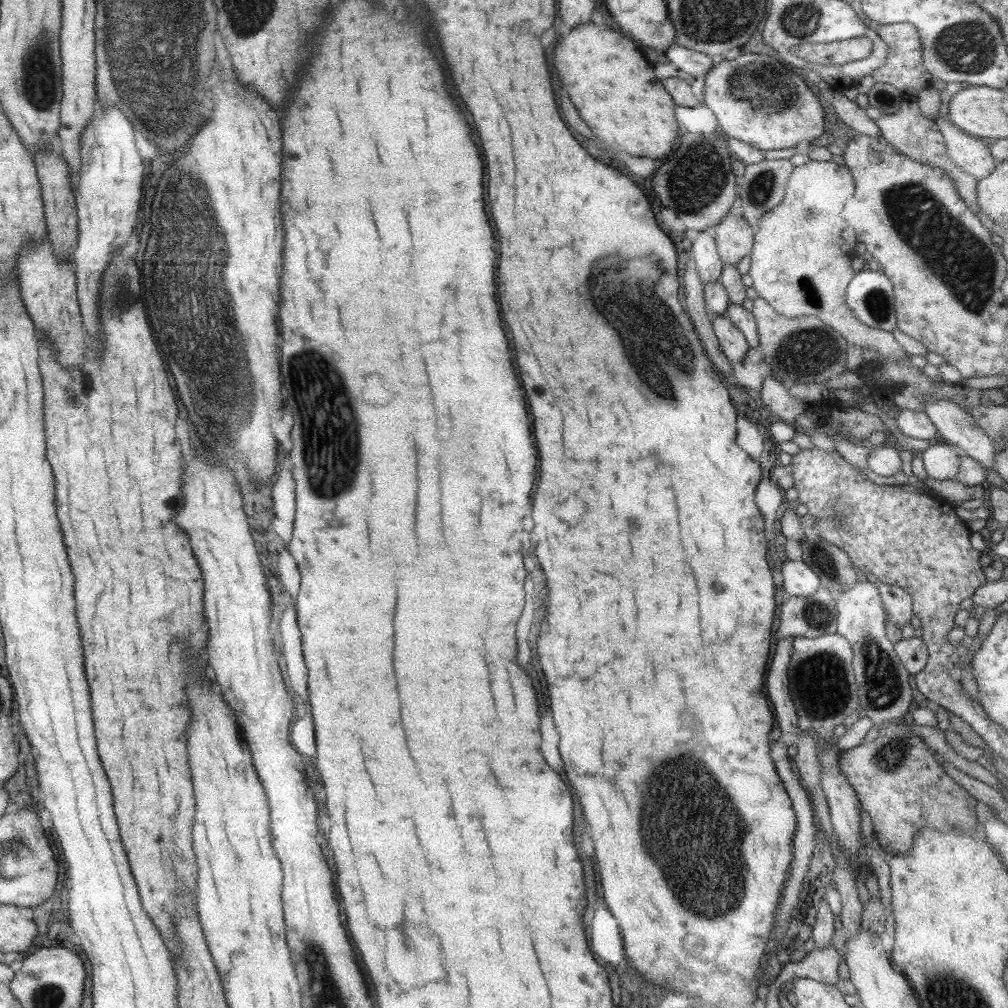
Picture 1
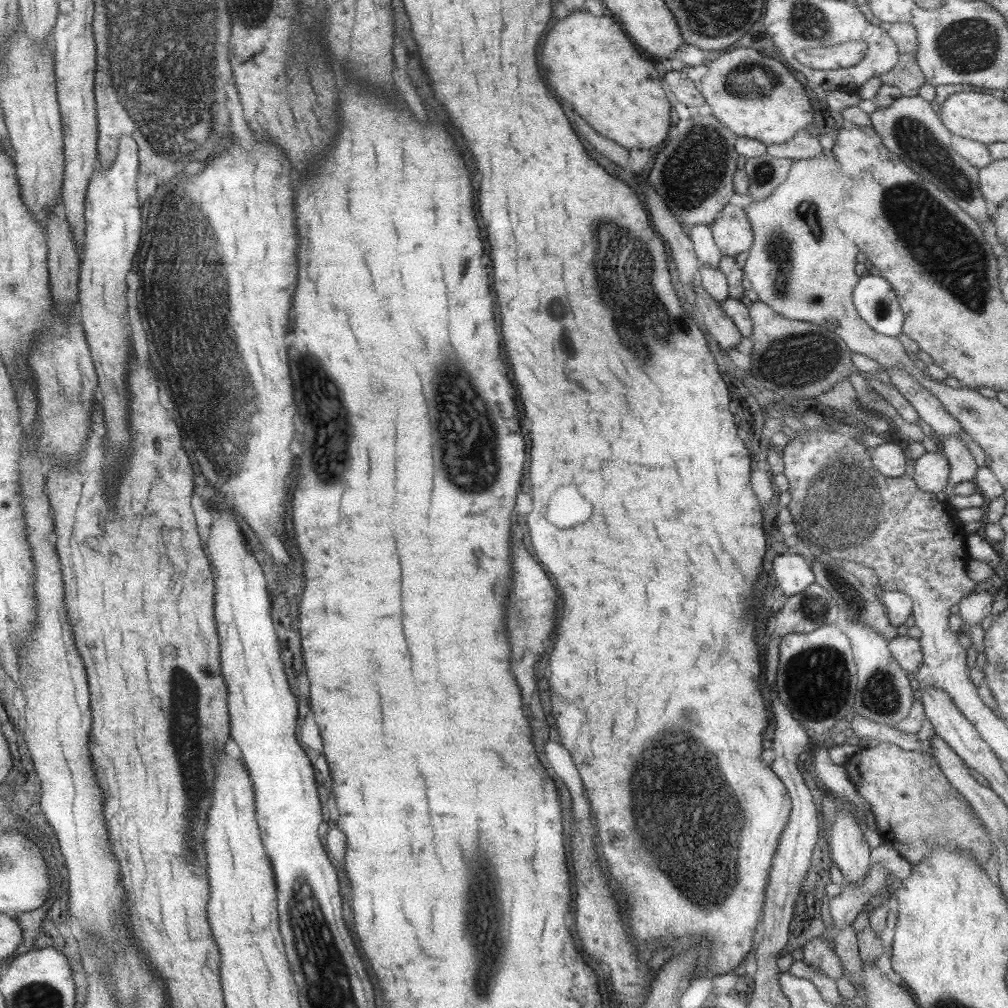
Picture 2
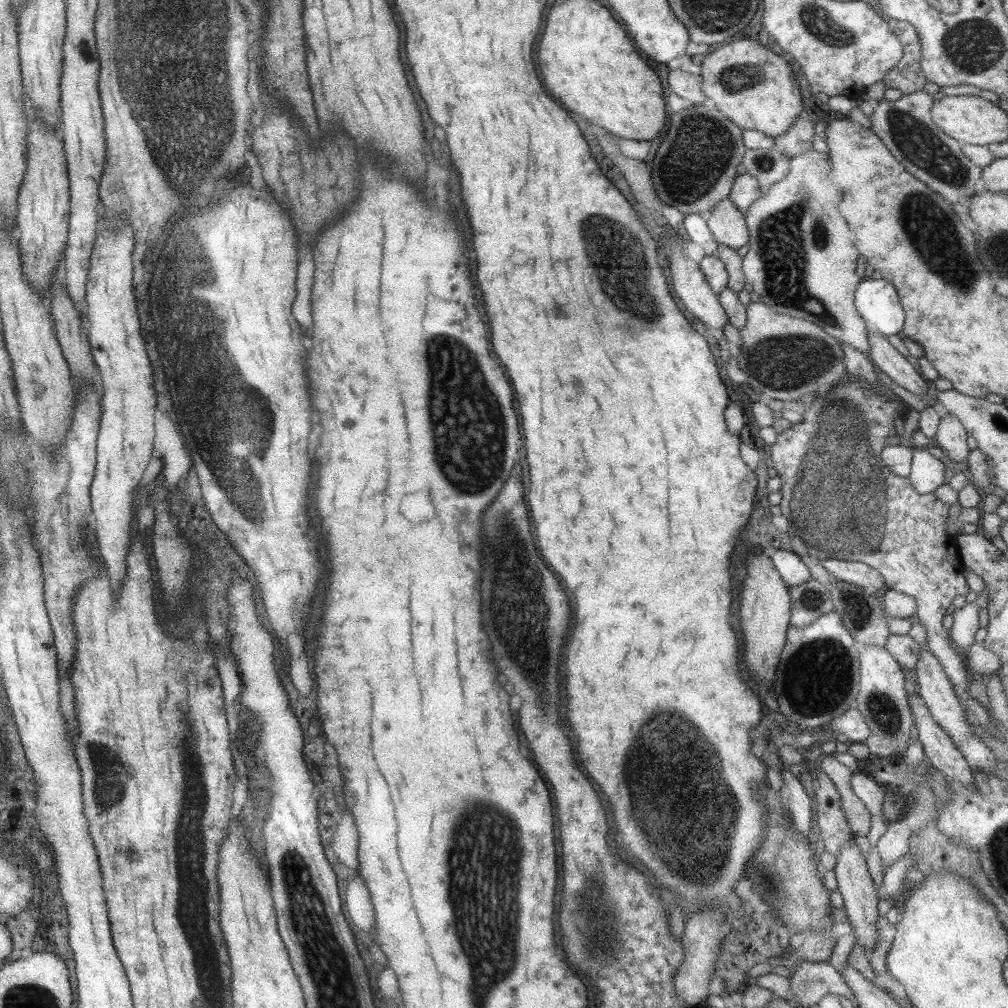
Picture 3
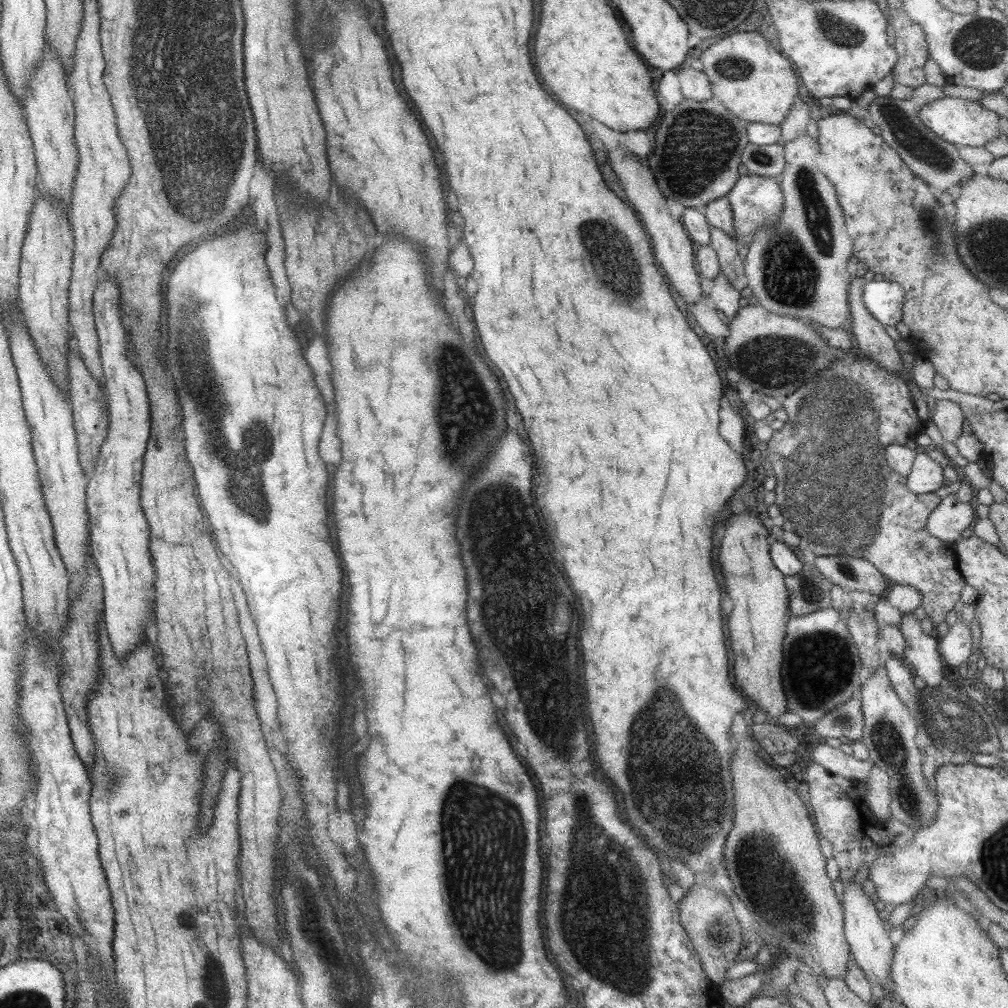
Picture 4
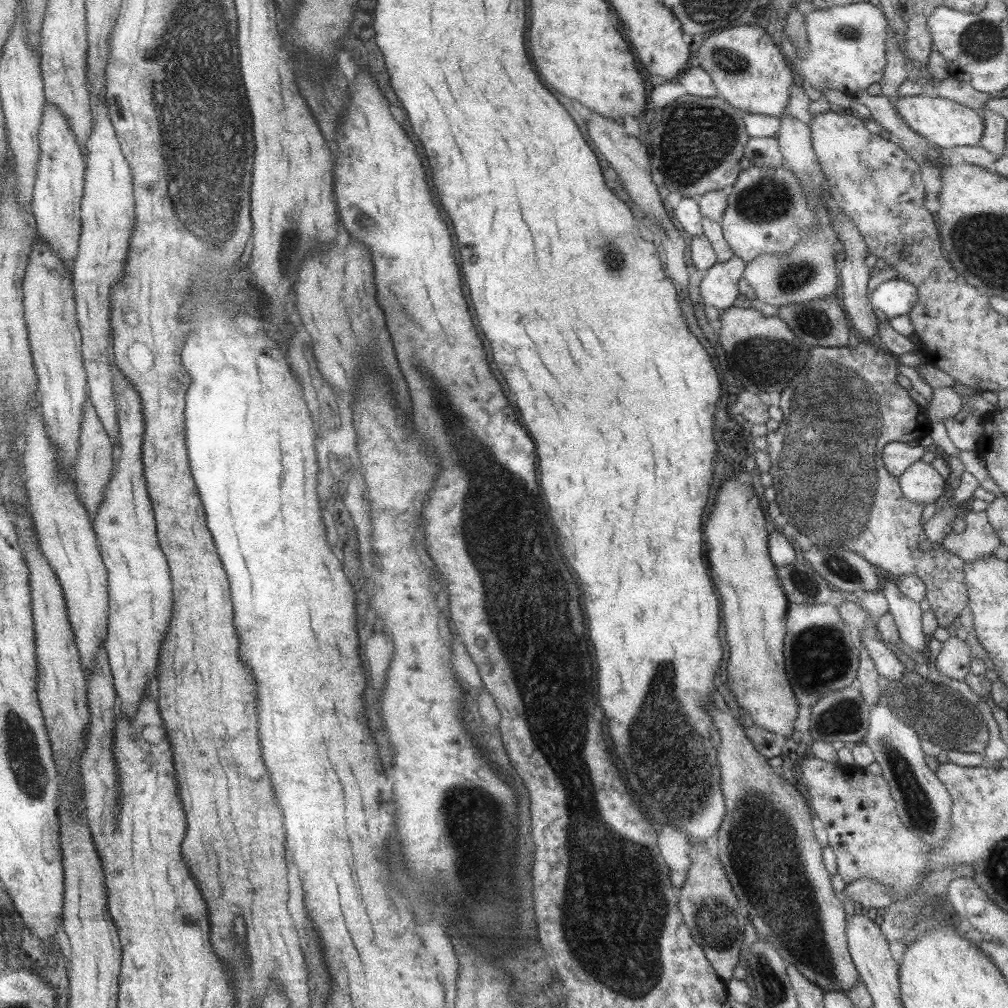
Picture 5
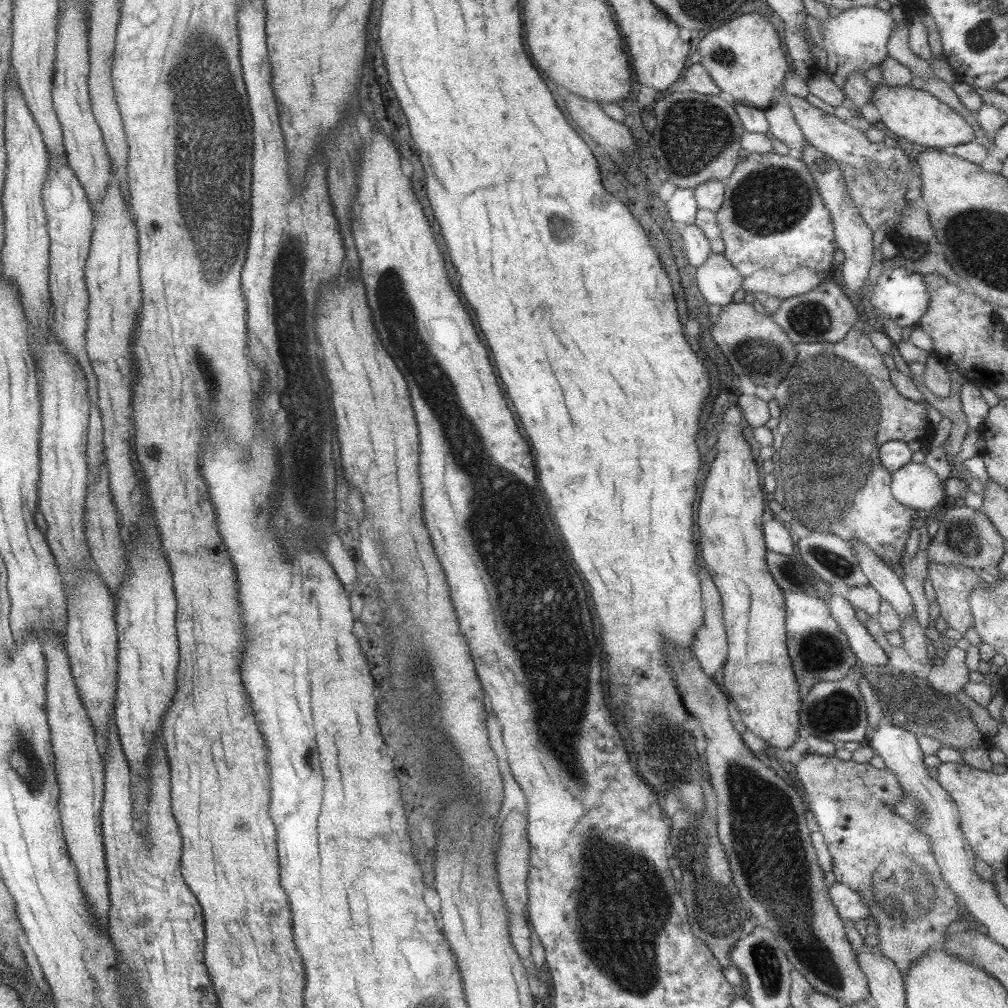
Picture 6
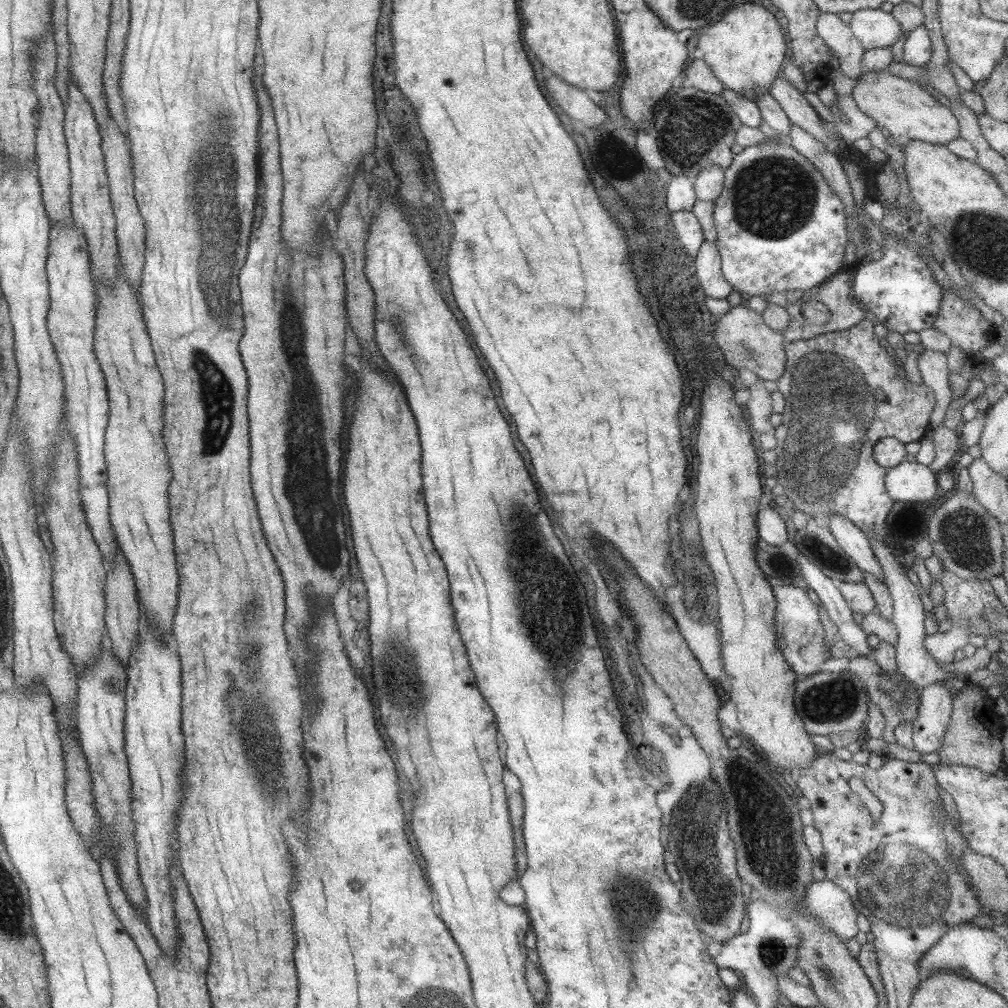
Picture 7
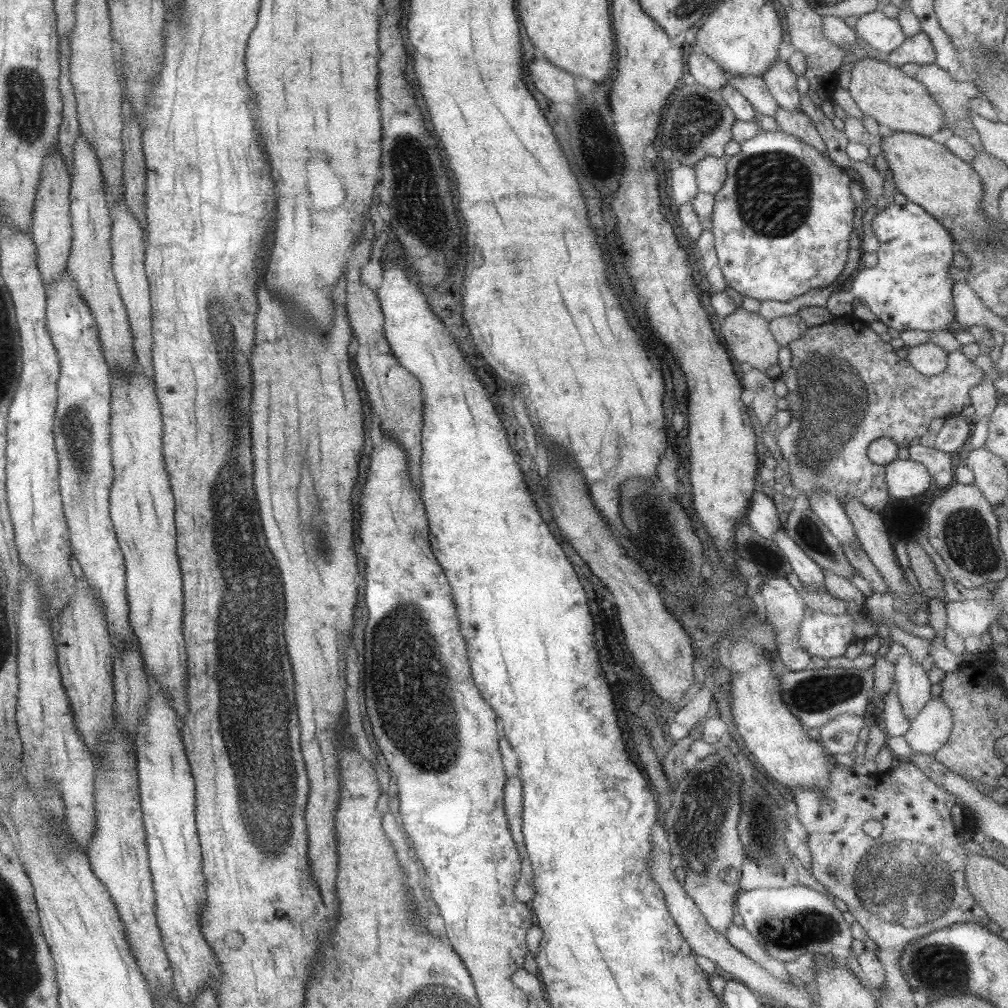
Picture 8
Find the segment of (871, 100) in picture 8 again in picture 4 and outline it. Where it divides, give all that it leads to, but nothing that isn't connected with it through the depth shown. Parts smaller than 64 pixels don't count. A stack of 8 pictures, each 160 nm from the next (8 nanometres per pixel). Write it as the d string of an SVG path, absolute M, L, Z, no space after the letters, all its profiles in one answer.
M949 96L927 102L916 112L918 123L925 125L945 143L957 146L984 146L987 141L1004 131L1003 121L995 112L976 101Z

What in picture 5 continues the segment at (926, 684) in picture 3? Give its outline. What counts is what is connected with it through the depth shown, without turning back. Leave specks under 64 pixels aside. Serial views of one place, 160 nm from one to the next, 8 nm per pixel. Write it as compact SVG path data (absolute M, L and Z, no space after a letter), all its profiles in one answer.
M883 580L880 590L887 601L888 613L893 617L900 640L913 650L913 657L923 660L929 638L921 631L919 602L909 600L891 580Z

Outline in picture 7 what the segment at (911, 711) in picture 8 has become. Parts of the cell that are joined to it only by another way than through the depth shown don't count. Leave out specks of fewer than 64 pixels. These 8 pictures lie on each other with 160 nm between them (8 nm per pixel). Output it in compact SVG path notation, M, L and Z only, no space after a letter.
M868 538L874 559L879 563L884 576L884 585L892 600L892 617L890 621L898 632L895 649L896 672L903 676L907 683L913 685L913 689L921 691L927 685L942 682L947 678L947 673L939 668L936 660L923 648L925 631L923 627L923 605L919 599L919 590L907 579L906 569L899 564L897 558L891 554L889 546L883 540Z

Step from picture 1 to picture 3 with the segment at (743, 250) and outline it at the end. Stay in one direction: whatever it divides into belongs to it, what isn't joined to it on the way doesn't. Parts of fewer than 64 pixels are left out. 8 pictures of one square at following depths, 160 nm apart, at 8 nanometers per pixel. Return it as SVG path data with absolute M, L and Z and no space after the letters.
M724 197L719 203L707 212L706 225L709 227L713 238L729 248L737 250L748 241L748 228L744 219L745 215Z

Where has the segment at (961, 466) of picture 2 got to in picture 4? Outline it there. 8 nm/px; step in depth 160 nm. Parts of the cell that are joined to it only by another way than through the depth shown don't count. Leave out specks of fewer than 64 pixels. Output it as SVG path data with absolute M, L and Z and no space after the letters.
M941 399L935 402L935 408L928 414L928 420L937 426L944 442L953 444L955 438L961 434L964 417L955 402Z

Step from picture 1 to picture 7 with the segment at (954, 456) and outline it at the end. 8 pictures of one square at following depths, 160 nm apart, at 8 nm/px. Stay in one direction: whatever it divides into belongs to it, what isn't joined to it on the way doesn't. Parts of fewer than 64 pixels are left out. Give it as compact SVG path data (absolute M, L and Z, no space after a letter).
M904 462L888 470L884 487L894 501L931 500L937 492L936 474L917 462Z

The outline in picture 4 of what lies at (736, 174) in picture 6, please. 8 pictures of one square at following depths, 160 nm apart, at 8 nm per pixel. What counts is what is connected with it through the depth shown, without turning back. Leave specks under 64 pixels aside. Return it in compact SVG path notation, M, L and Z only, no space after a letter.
M749 172L738 177L733 188L726 194L726 198L732 210L733 239L739 245L744 244L747 247L751 244L755 231L764 224L772 226L784 207L783 193L778 178L759 176Z

